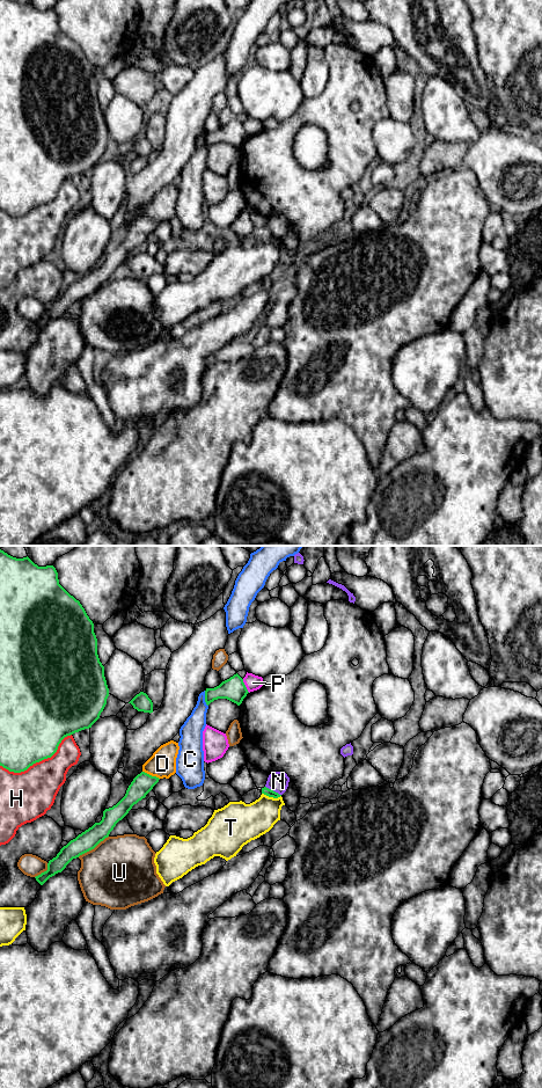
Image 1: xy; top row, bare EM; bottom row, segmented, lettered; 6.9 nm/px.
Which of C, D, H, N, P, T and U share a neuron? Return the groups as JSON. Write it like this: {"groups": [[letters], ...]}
{"groups": [["C"], ["D"], ["H"], ["N"], ["P"], ["T"], ["U"]]}

